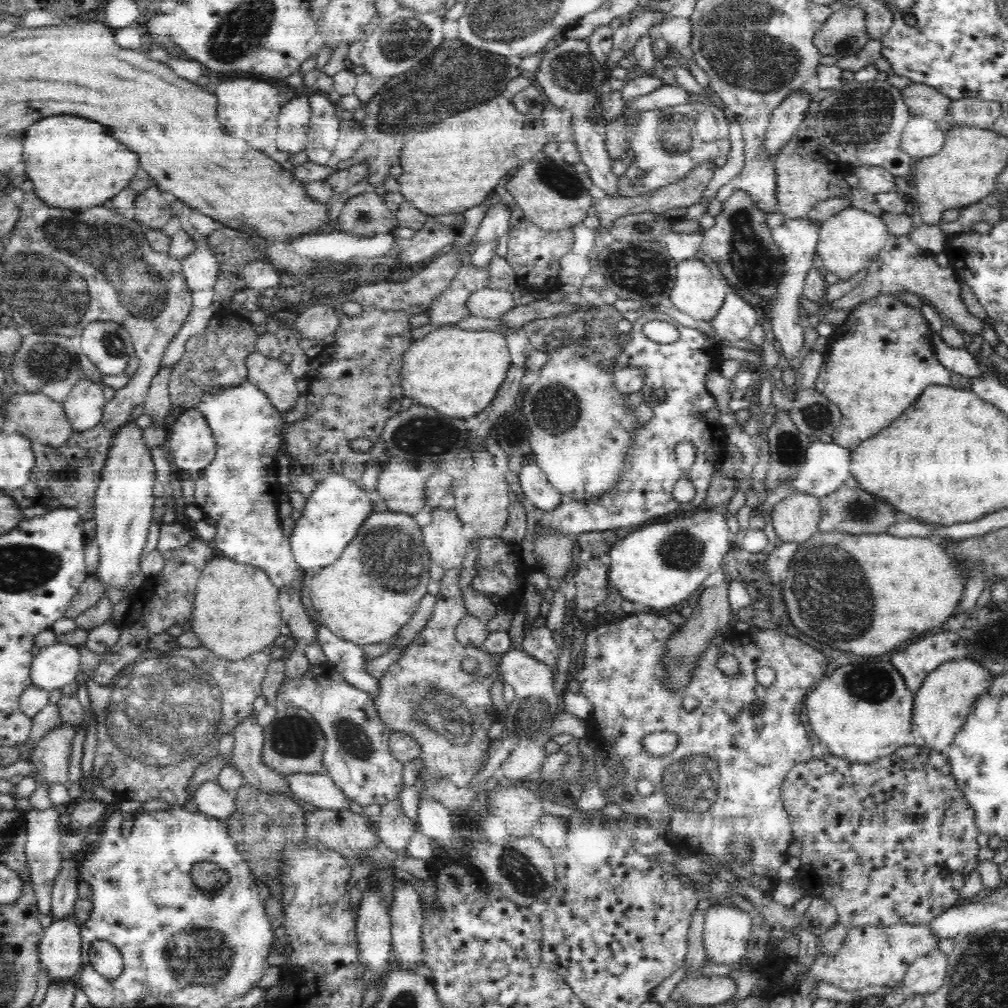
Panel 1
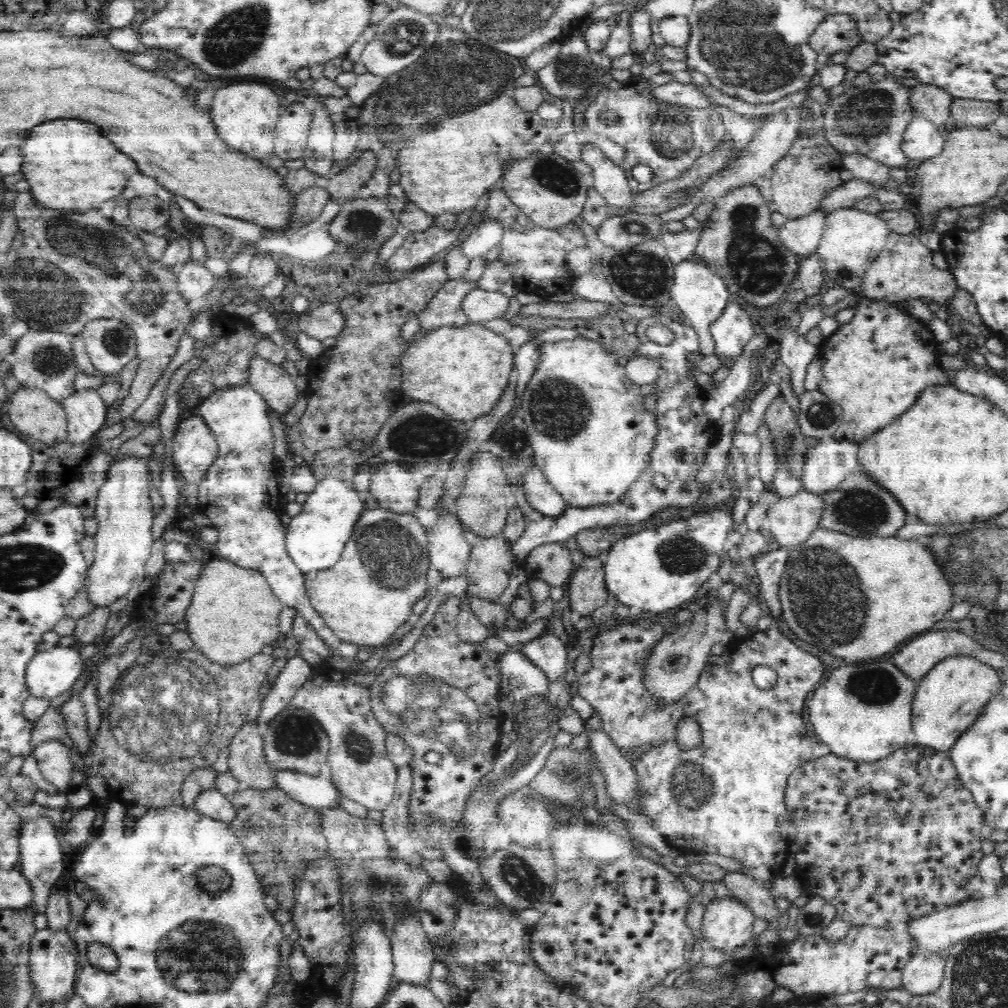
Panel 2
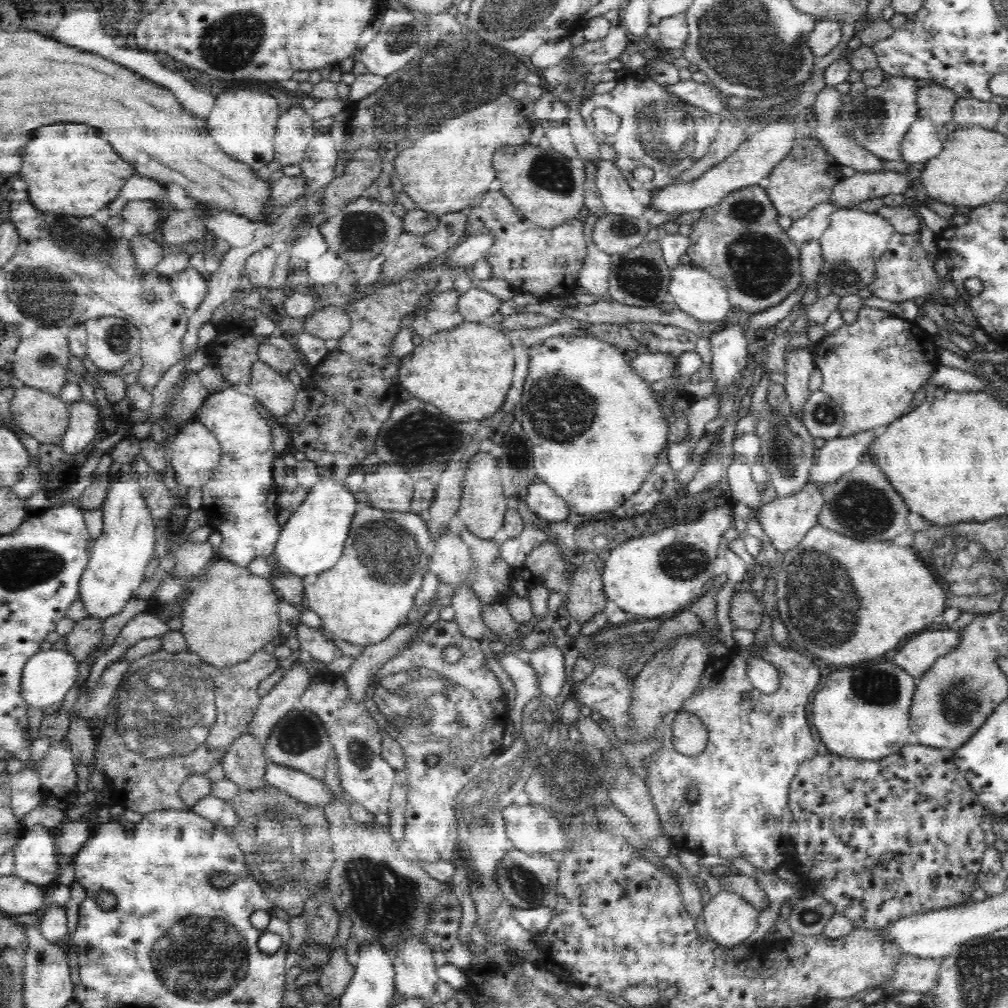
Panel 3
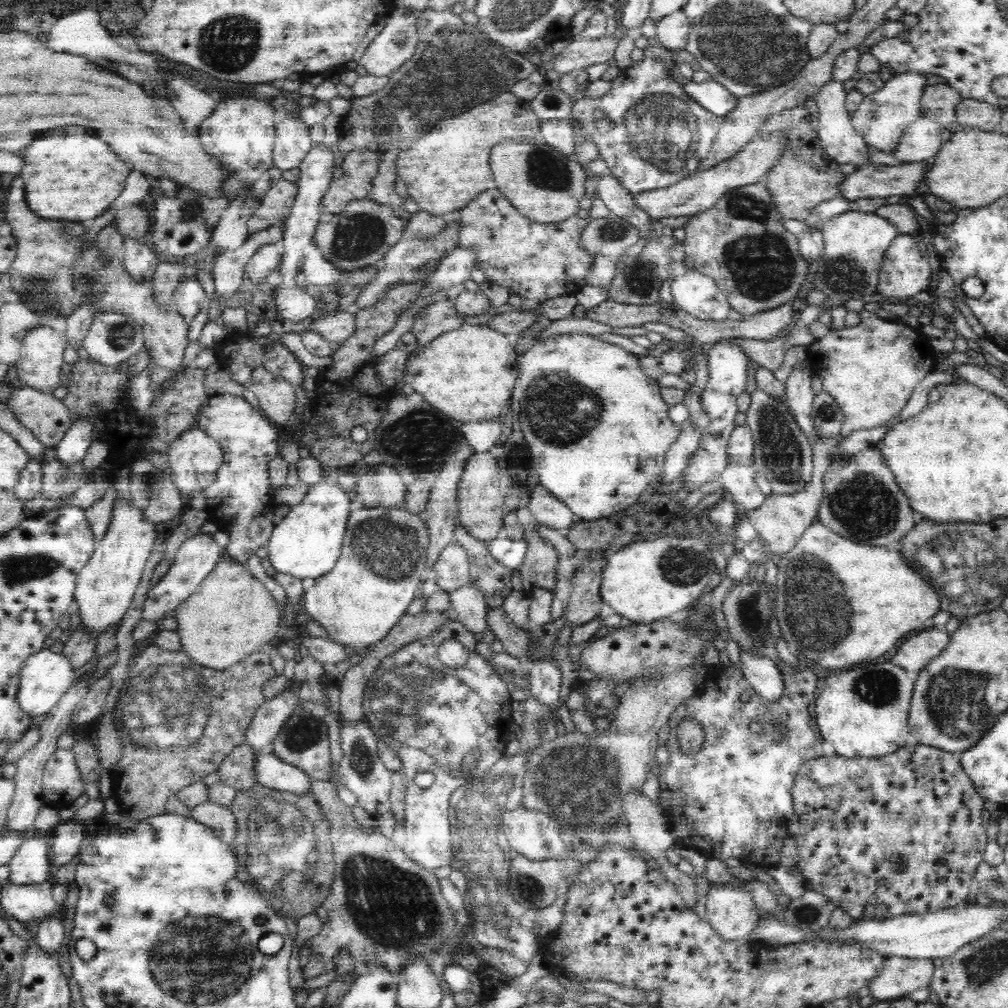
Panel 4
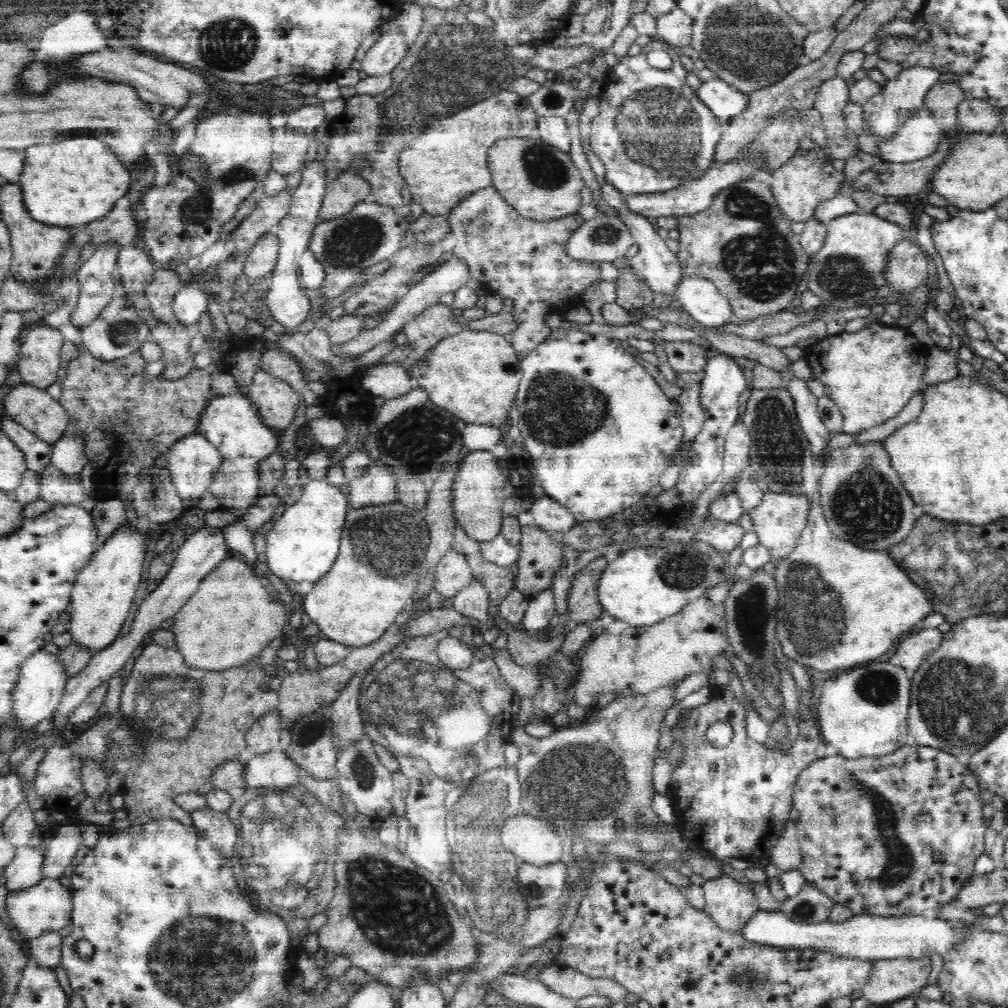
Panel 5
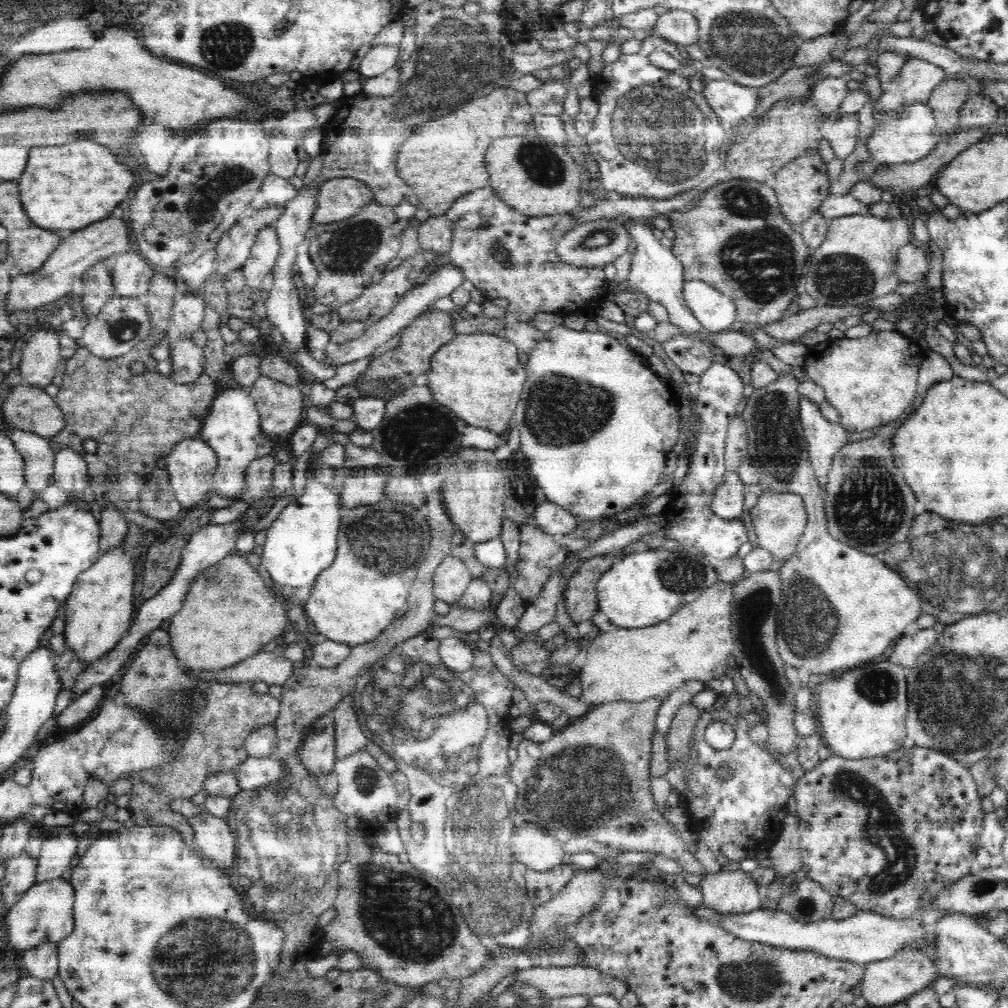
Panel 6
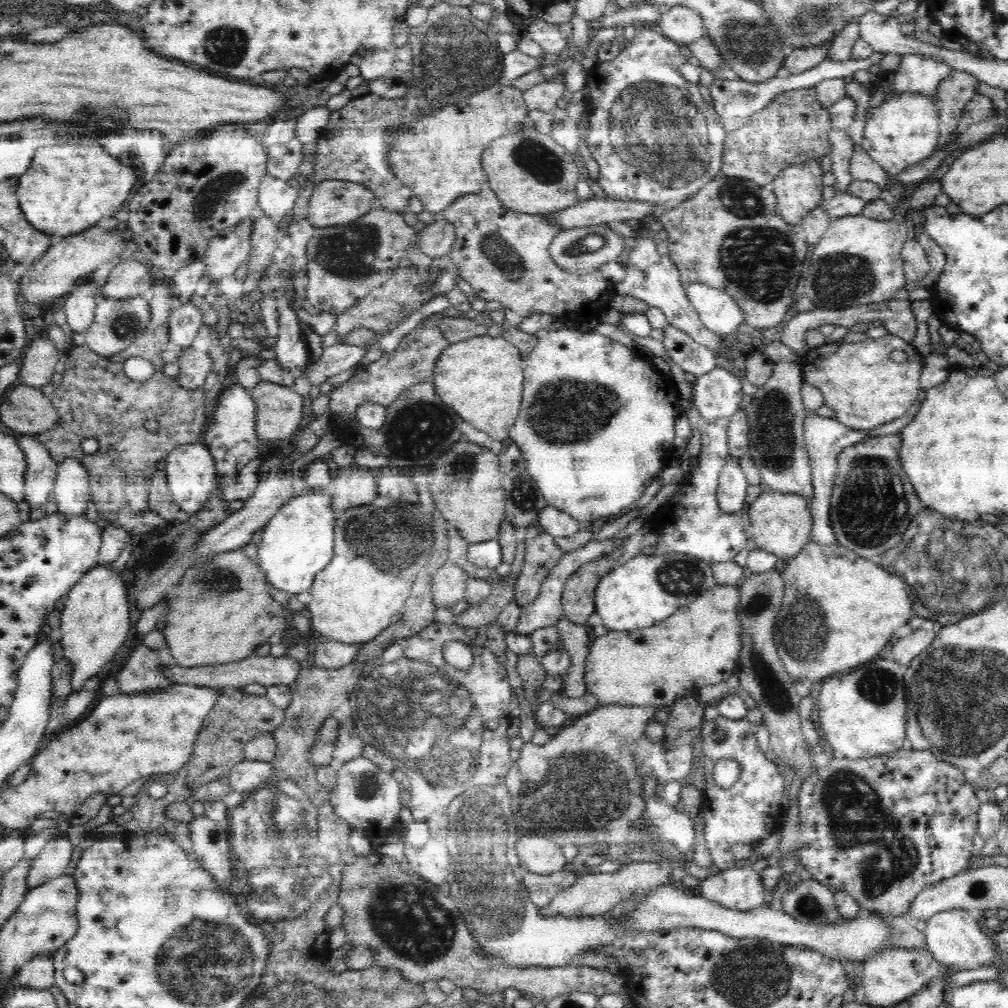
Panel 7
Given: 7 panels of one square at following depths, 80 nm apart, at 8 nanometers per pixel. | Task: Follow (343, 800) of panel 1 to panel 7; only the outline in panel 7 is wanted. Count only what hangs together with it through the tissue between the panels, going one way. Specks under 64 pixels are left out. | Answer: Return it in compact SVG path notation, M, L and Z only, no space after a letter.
M244 759L235 764L225 778L234 792L254 791L272 776L273 762Z

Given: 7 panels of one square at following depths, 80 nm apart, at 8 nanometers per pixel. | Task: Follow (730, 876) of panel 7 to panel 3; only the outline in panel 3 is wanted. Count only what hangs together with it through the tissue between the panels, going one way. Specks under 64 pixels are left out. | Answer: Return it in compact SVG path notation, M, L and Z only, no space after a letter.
M723 889L705 903L703 917L709 938L732 948L756 932L759 910L742 894Z

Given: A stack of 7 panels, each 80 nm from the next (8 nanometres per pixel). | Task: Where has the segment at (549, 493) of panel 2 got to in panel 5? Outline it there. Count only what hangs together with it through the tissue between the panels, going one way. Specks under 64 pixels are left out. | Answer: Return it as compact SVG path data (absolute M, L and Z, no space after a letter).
M544 496L540 498L530 510L536 526L547 532L568 531L576 521L568 509L560 505L556 500Z

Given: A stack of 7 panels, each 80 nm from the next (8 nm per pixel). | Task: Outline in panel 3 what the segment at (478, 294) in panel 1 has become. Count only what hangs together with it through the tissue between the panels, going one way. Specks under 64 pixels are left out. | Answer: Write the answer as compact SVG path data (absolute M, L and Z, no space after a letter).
M472 286L459 296L457 305L466 321L486 323L498 311L502 302L494 295Z

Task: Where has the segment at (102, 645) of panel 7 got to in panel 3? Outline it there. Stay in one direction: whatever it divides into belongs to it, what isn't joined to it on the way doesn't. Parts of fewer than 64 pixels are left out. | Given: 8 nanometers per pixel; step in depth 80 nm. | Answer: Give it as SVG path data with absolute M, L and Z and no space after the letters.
M130 466L115 469L112 484L108 489L105 502L100 506L104 514L103 531L91 545L89 561L80 580L79 599L83 602L88 618L100 618L106 620L110 616L116 616L124 610L128 600L137 596L143 590L145 582L146 565L153 558L154 546L156 546L156 534L154 533L154 519L148 511L148 505L141 494L140 485L136 481L136 473Z

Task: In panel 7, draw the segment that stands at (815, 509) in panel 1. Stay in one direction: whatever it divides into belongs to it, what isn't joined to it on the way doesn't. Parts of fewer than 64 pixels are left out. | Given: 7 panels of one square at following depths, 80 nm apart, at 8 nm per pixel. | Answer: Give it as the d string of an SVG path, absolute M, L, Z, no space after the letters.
M765 489L749 508L751 530L758 549L770 551L778 558L794 557L808 542L811 531L811 509L806 498L793 493L782 493Z

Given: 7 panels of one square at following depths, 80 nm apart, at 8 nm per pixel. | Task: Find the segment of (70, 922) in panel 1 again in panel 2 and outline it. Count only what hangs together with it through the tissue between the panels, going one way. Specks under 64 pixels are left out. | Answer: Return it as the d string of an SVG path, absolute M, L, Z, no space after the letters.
M37 930L30 940L30 981L34 985L34 996L40 1000L40 1007L44 1004L56 1004L75 991L76 963L79 958L75 939L71 940L67 930L54 933L52 931Z

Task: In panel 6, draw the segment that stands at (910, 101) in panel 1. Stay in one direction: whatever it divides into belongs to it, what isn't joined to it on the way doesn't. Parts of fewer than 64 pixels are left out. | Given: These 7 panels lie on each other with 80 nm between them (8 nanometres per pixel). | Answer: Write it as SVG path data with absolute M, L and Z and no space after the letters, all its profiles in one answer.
M949 76L940 83L927 103L934 111L941 135L947 136L957 130L960 108L969 100L971 94L969 86L956 76Z

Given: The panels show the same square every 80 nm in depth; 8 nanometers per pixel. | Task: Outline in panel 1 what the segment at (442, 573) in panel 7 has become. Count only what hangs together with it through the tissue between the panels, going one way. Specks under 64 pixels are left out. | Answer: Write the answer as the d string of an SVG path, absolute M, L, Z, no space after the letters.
M434 510L433 520L421 528L429 558L440 564L444 571L460 568L469 540L462 534L463 522L453 510Z

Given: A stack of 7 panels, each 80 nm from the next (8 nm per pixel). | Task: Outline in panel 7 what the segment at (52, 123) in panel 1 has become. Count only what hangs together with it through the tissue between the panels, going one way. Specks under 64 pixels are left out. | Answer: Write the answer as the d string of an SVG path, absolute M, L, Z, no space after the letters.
M42 146L36 150L30 170L18 182L20 208L34 228L50 236L58 234L61 239L118 212L136 184L136 175L100 146Z

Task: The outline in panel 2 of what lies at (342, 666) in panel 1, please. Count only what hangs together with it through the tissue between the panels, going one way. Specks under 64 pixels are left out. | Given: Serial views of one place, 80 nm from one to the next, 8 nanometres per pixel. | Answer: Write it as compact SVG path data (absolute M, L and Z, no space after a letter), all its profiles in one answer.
M248 383L232 385L210 393L200 400L196 408L214 434L219 447L218 459L208 470L207 476L198 484L198 512L212 521L218 530L216 543L222 558L242 568L257 569L272 588L274 596L283 606L294 607L306 622L332 649L330 658L347 658L351 661L349 675L357 673L356 664L363 657L358 644L338 638L325 620L311 605L305 589L305 578L289 558L284 537L287 526L280 520L283 493L277 480L276 460L273 454L272 426L268 420L268 403Z

